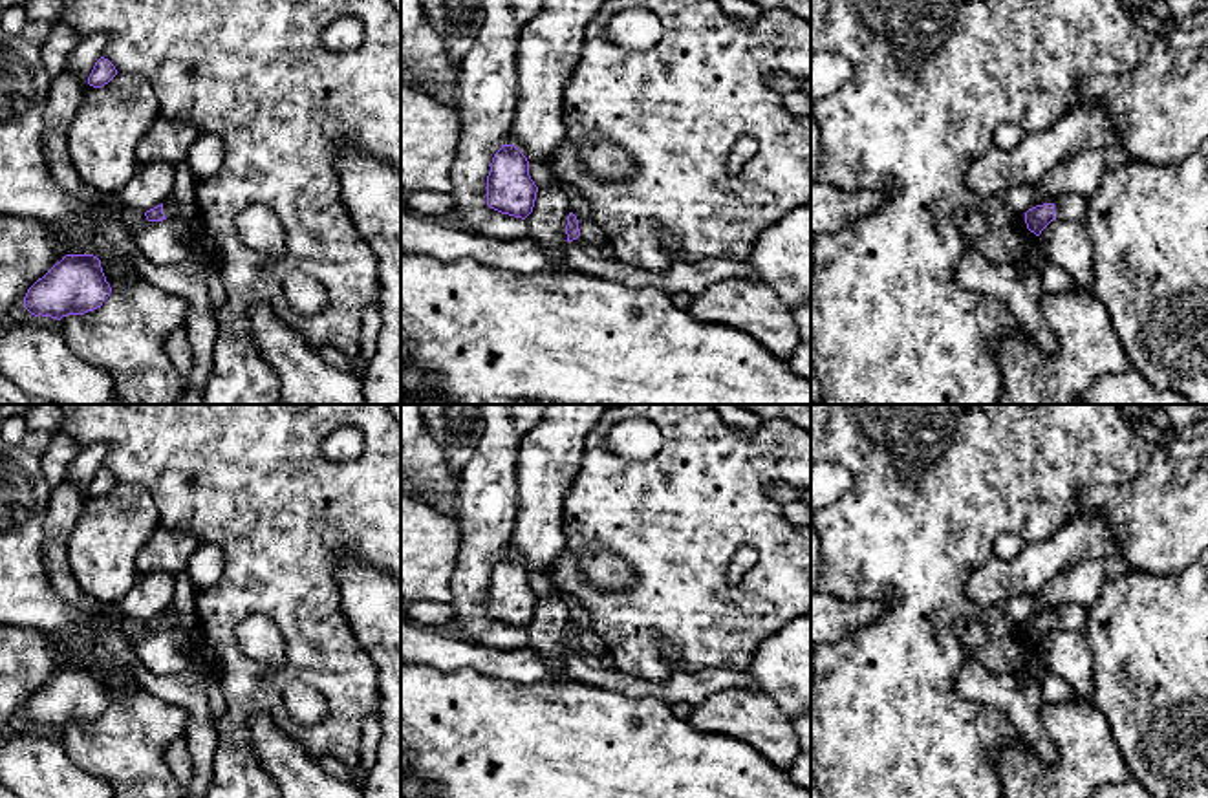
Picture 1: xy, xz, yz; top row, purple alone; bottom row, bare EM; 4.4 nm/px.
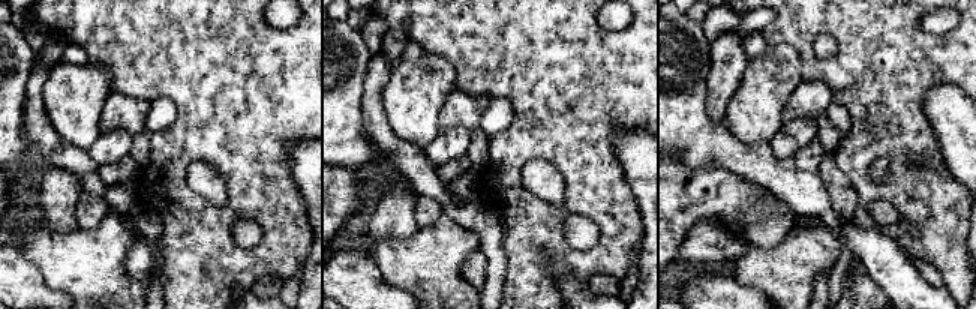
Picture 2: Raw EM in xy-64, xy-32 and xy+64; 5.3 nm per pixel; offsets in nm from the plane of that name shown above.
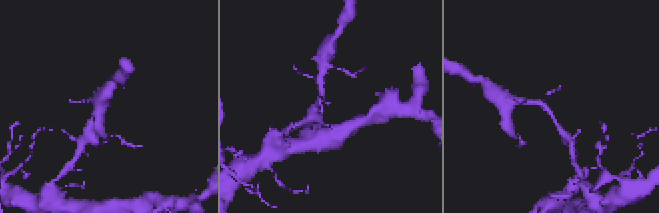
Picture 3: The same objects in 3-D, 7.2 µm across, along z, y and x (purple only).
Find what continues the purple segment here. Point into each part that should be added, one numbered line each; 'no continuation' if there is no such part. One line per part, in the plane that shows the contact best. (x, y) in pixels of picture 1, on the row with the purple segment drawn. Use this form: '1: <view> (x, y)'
1: yz (1073, 207)

